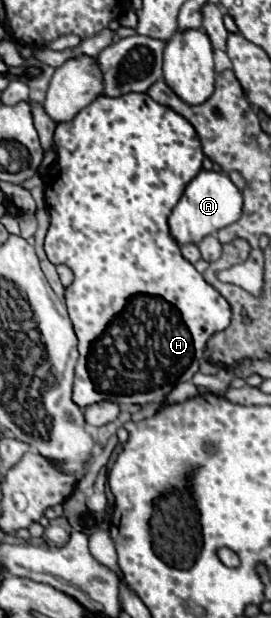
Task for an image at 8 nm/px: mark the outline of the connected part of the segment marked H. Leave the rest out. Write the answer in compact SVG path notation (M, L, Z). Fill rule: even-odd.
M128 93L116 99L110 97L98 97L94 99L88 107L84 107L72 121L58 123L56 133L54 133L54 149L58 155L56 169L58 175L56 179L46 179L46 205L50 213L50 227L48 235L44 241L46 255L52 263L62 263L68 265L74 273L74 281L70 287L66 287L66 307L68 315L76 327L76 337L78 337L78 353L80 359L76 363L76 377L74 377L74 391L72 391L72 401L78 407L88 407L100 401L112 401L118 405L144 405L150 401L164 401L166 395L184 381L190 381L194 373L198 373L198 363L202 359L202 349L206 341L218 333L224 331L230 321L232 321L232 309L228 301L204 281L204 277L190 265L182 255L178 245L174 245L174 239L170 237L166 219L172 213L174 205L180 201L184 195L186 185L202 171L202 143L194 131L194 127L178 115L174 109L156 103L150 99L146 93Z

